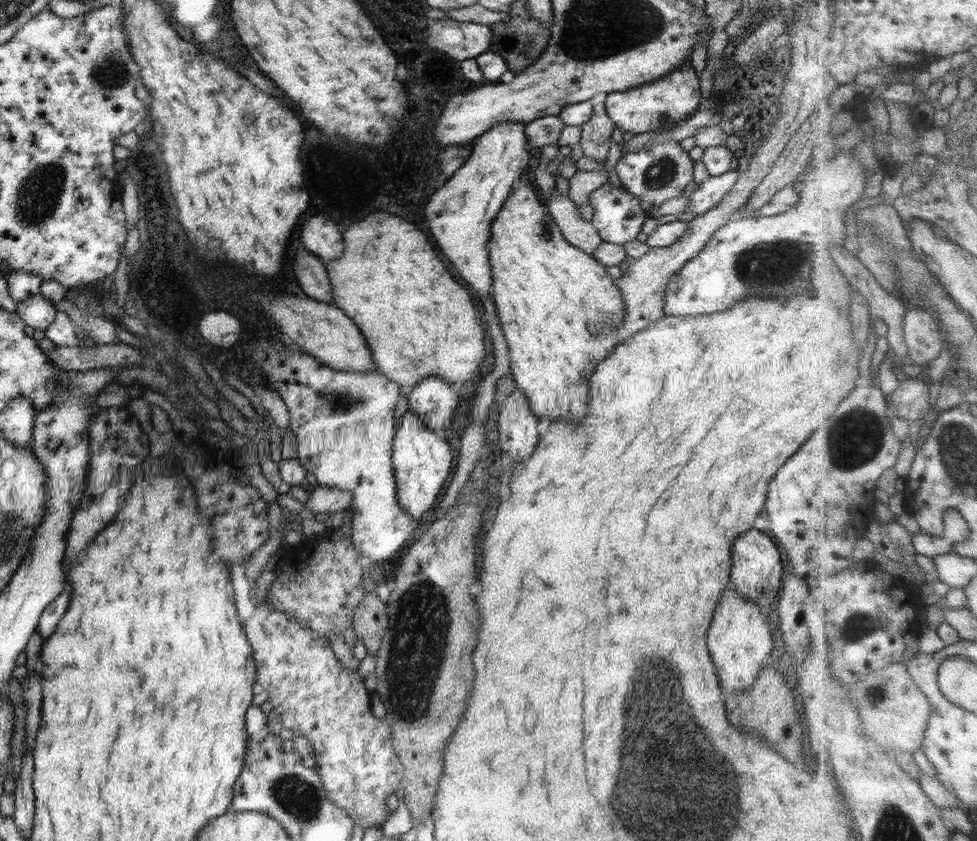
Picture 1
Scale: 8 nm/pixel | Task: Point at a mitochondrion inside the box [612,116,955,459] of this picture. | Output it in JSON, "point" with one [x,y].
{"point":[758,267]}

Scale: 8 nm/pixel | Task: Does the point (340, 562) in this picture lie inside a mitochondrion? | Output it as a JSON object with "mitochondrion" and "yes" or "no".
{"mitochondrion":"no"}

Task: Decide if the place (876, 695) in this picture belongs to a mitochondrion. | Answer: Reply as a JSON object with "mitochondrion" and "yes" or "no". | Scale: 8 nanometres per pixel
{"mitochondrion":"yes"}

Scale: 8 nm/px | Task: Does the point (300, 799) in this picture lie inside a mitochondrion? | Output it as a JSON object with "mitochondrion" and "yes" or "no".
{"mitochondrion":"yes"}

